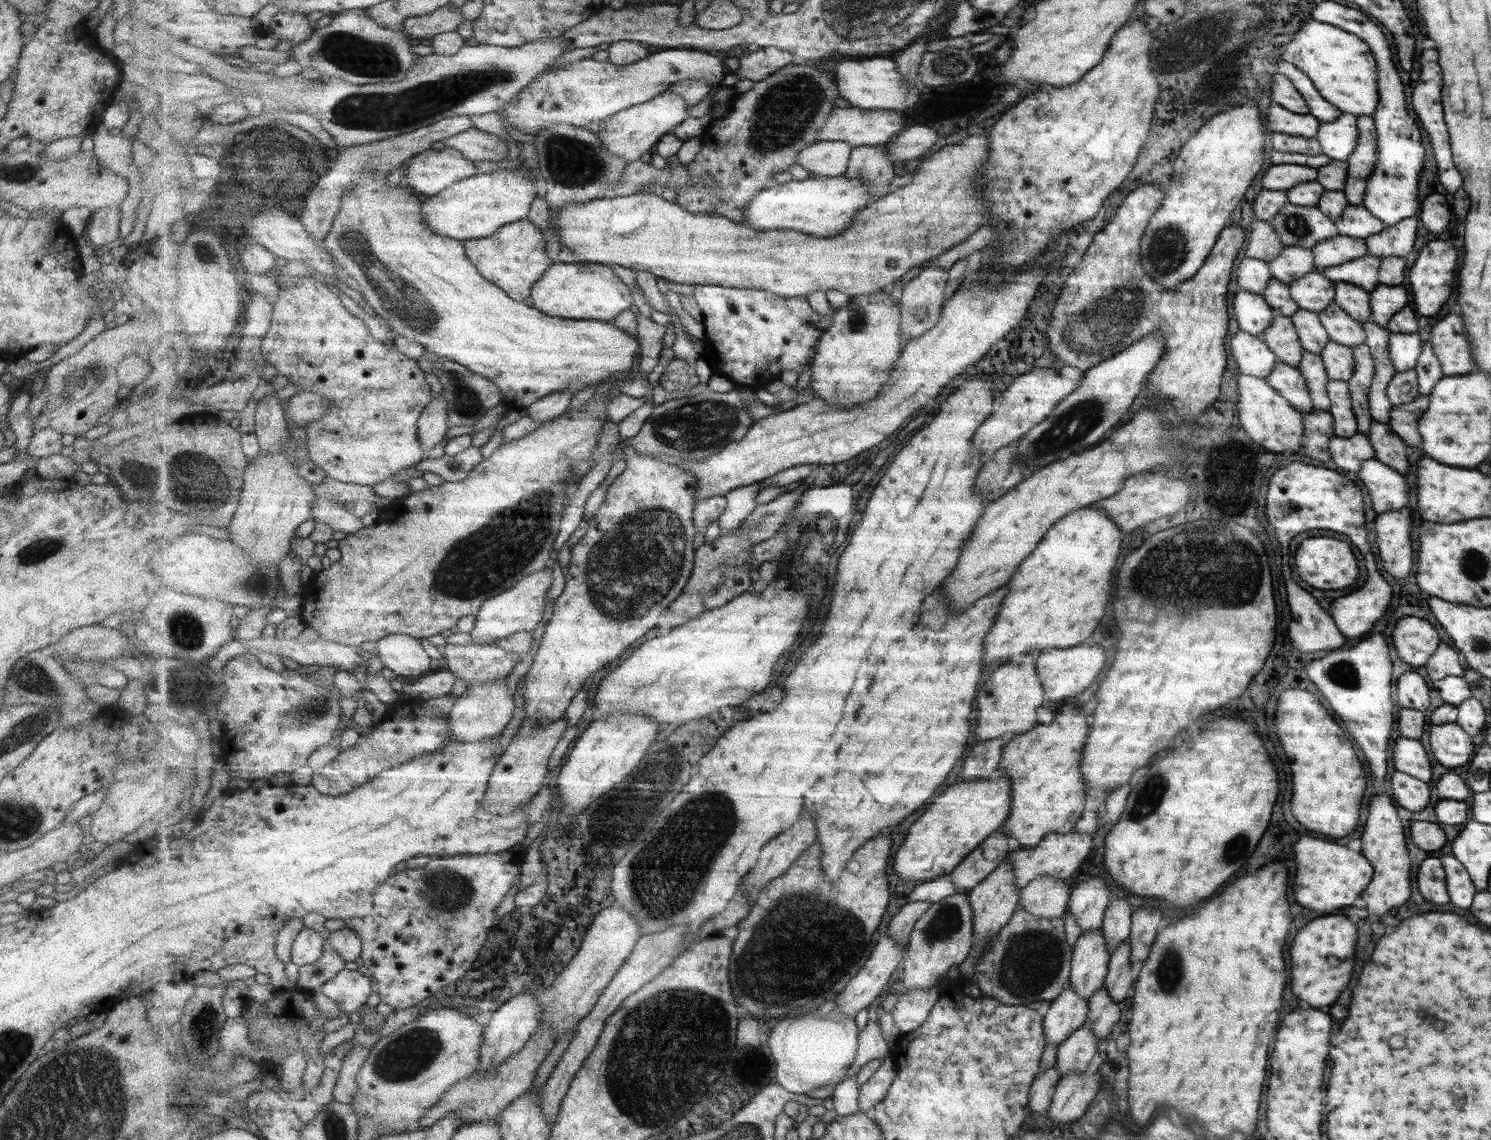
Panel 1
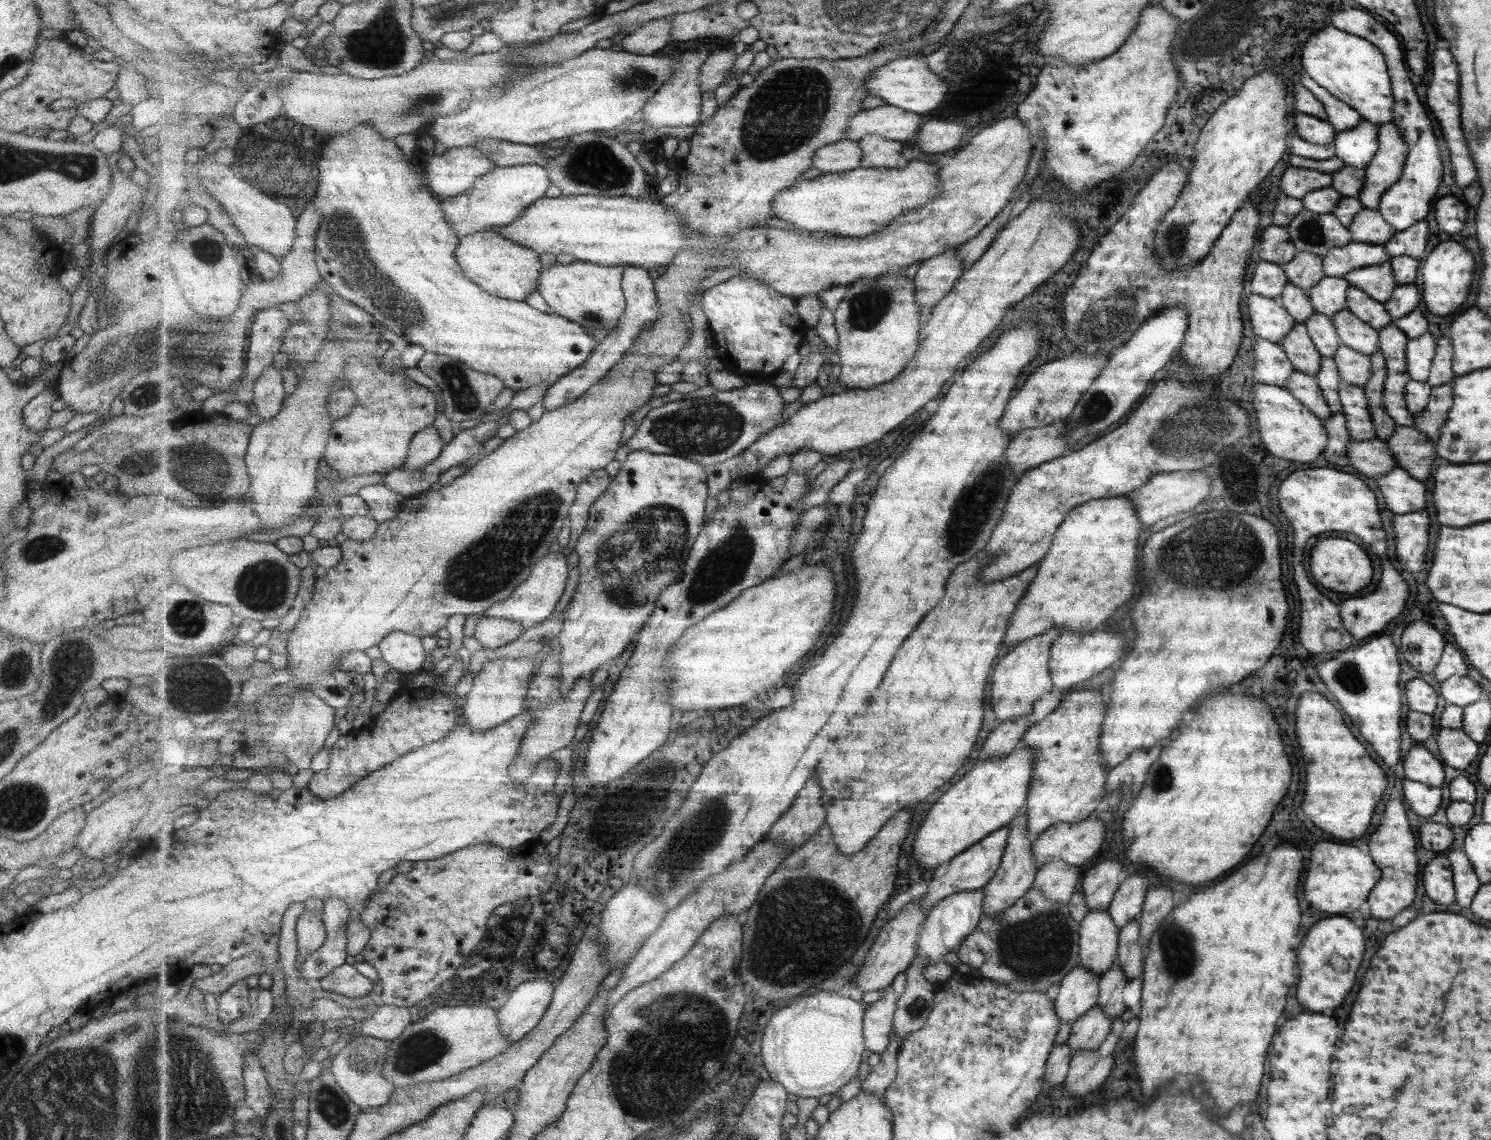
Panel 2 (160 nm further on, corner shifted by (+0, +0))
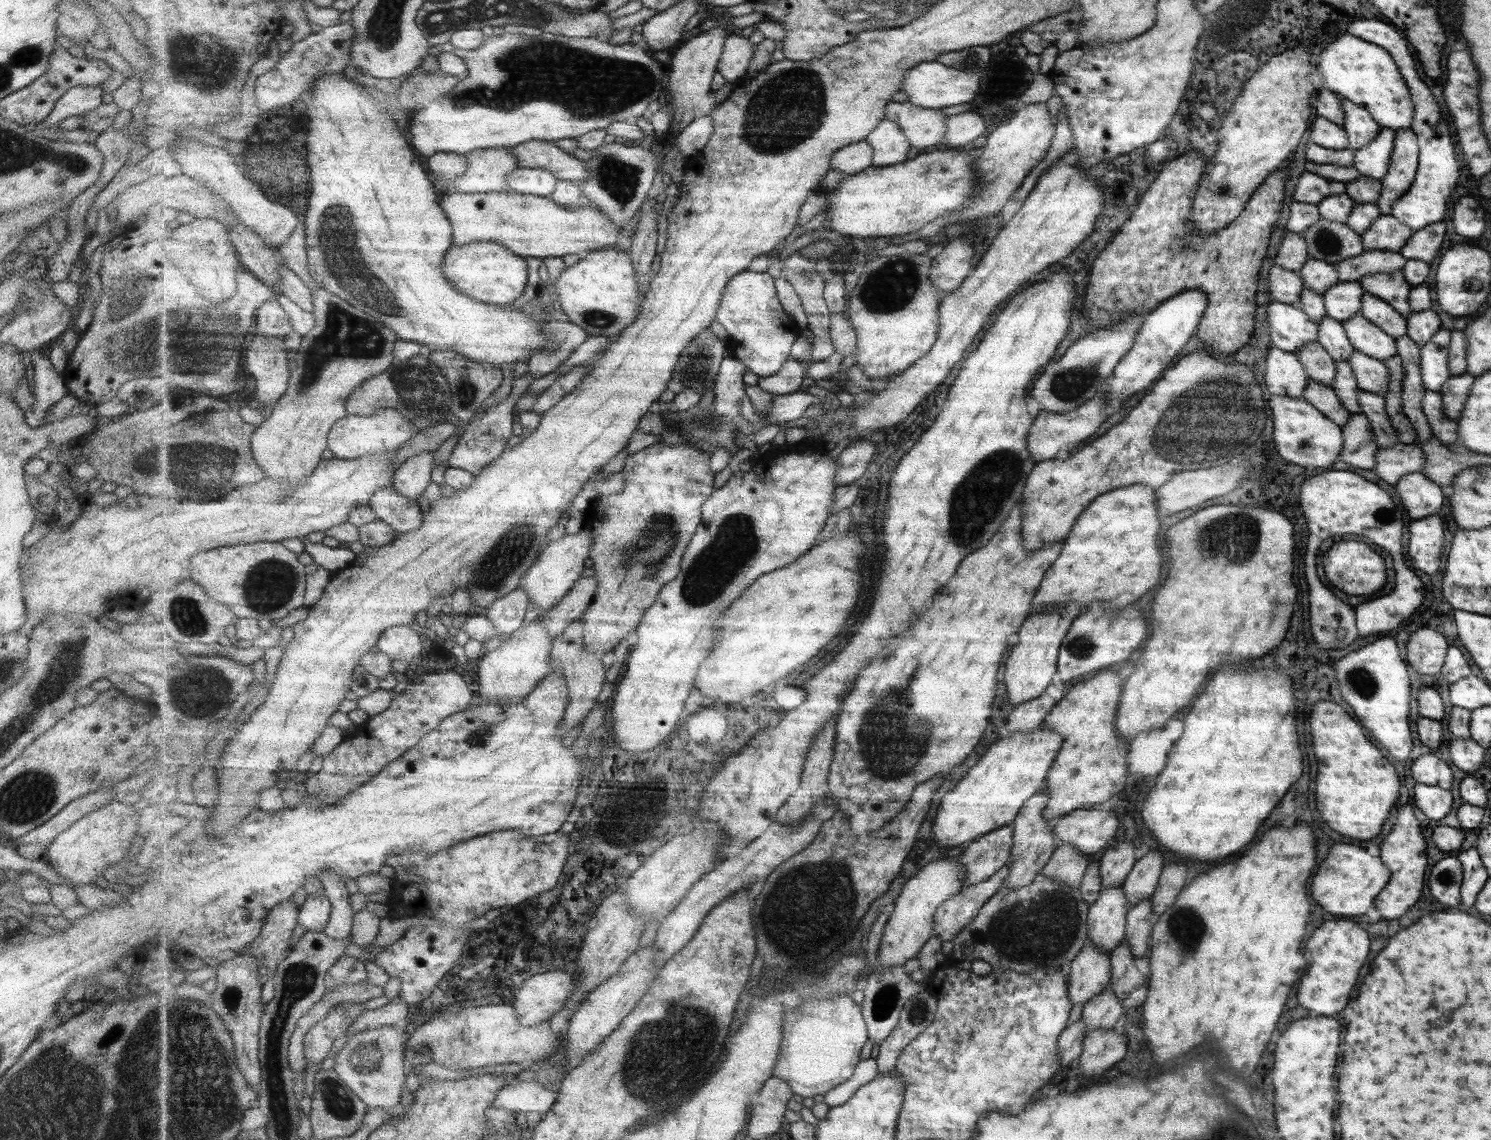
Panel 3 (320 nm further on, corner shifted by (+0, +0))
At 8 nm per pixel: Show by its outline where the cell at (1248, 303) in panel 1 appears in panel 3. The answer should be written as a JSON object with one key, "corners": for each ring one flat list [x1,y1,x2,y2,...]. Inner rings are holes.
{"corners":[[1270,300,1267,314,1273,347,1297,354,1302,346,1317,339,1318,323,1301,309]]}

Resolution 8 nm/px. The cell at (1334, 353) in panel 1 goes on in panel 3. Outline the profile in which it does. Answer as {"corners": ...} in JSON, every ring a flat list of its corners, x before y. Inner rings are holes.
{"corners":[[1354,350,1354,354,1348,358,1347,362,1355,375,1358,390,1385,396,1389,371,1384,361,1369,358]]}

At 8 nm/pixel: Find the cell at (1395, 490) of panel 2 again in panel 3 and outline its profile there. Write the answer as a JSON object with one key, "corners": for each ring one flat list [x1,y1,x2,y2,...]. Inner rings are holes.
{"corners":[[1410,472,1394,486,1413,521,1437,515,1447,490,1440,488,1421,472]]}

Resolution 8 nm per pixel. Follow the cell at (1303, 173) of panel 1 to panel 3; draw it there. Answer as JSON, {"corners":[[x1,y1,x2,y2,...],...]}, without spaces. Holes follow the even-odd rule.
{"corners":[[1305,171,1297,179,1297,185,1293,189,1293,200,1295,202,1316,205,1324,198,1344,193,1345,183,1327,180]]}

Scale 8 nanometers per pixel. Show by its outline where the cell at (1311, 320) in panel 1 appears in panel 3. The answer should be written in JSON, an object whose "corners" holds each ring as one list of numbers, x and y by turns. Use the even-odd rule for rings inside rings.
{"corners":[[1327,316,1318,323,1317,342,1327,350,1334,362,1347,361,1354,354,1354,346,1346,338,1344,326,1337,319]]}

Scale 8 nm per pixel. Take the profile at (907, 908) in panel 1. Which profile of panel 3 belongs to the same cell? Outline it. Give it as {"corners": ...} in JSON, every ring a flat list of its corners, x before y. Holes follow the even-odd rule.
{"corners":[[1009,823,1007,826,991,830,990,833,985,833,982,837,968,843,966,849,961,854,962,857,959,857,964,866,964,886,974,885,987,880,993,872,1010,862,1012,832,1013,825]]}

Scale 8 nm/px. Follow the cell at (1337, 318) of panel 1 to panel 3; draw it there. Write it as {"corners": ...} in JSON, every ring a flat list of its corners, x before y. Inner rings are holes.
{"corners":[[1361,312,1344,320,1342,325,1346,338,1350,340,1355,351,1378,361,1385,361,1396,355,1395,339,1367,320]]}

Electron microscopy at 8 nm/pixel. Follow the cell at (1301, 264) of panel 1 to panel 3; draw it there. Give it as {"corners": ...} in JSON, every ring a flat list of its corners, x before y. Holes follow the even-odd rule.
{"corners":[[1308,258,1297,272,1304,288,1312,290,1318,295,1323,294,1340,282,1335,266,1322,260]]}

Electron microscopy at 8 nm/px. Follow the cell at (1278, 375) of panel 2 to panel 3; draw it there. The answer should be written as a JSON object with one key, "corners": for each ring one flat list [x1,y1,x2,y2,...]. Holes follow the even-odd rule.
{"corners":[[1273,346,1268,350,1263,384,1272,395,1300,398,1306,390,1308,377,1296,354]]}

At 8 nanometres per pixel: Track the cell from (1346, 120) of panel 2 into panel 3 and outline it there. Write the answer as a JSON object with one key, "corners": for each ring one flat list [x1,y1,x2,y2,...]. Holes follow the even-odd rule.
{"corners":[[1342,98,1341,110,1345,116,1341,127,1349,138,1347,149,1359,150,1380,133,1381,127,1363,107,1355,106,1354,102]]}

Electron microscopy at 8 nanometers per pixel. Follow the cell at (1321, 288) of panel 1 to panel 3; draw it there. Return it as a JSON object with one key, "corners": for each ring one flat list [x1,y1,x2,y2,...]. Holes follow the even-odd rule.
{"corners":[[1338,282,1321,294,1326,316,1340,323,1361,312,1364,290,1359,282]]}

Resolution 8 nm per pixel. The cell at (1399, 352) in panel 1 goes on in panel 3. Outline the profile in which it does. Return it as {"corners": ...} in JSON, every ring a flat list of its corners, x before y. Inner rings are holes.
{"corners":[[1442,328,1431,336,1420,348,1420,371,1422,382,1426,390,1440,392,1442,384,1449,379,1448,349,1450,348,1449,330]]}

